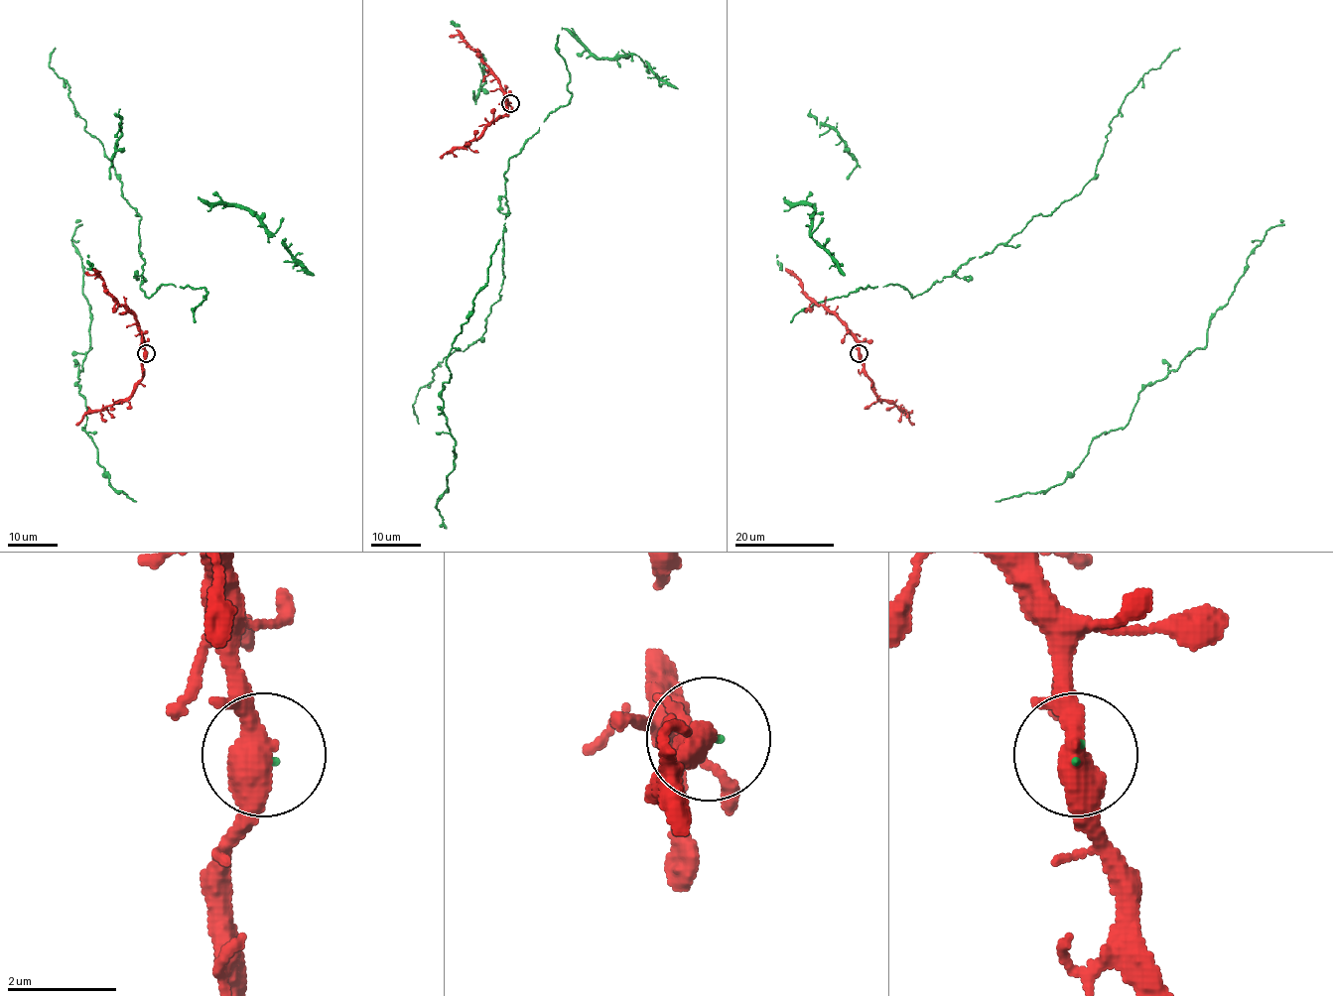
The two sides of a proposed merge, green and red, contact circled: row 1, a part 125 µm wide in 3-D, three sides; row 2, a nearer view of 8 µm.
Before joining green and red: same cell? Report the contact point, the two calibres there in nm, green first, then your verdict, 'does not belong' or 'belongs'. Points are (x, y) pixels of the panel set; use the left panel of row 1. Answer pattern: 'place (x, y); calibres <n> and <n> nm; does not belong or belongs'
place (146, 353); calibres 50 and 480 nm; belongs

